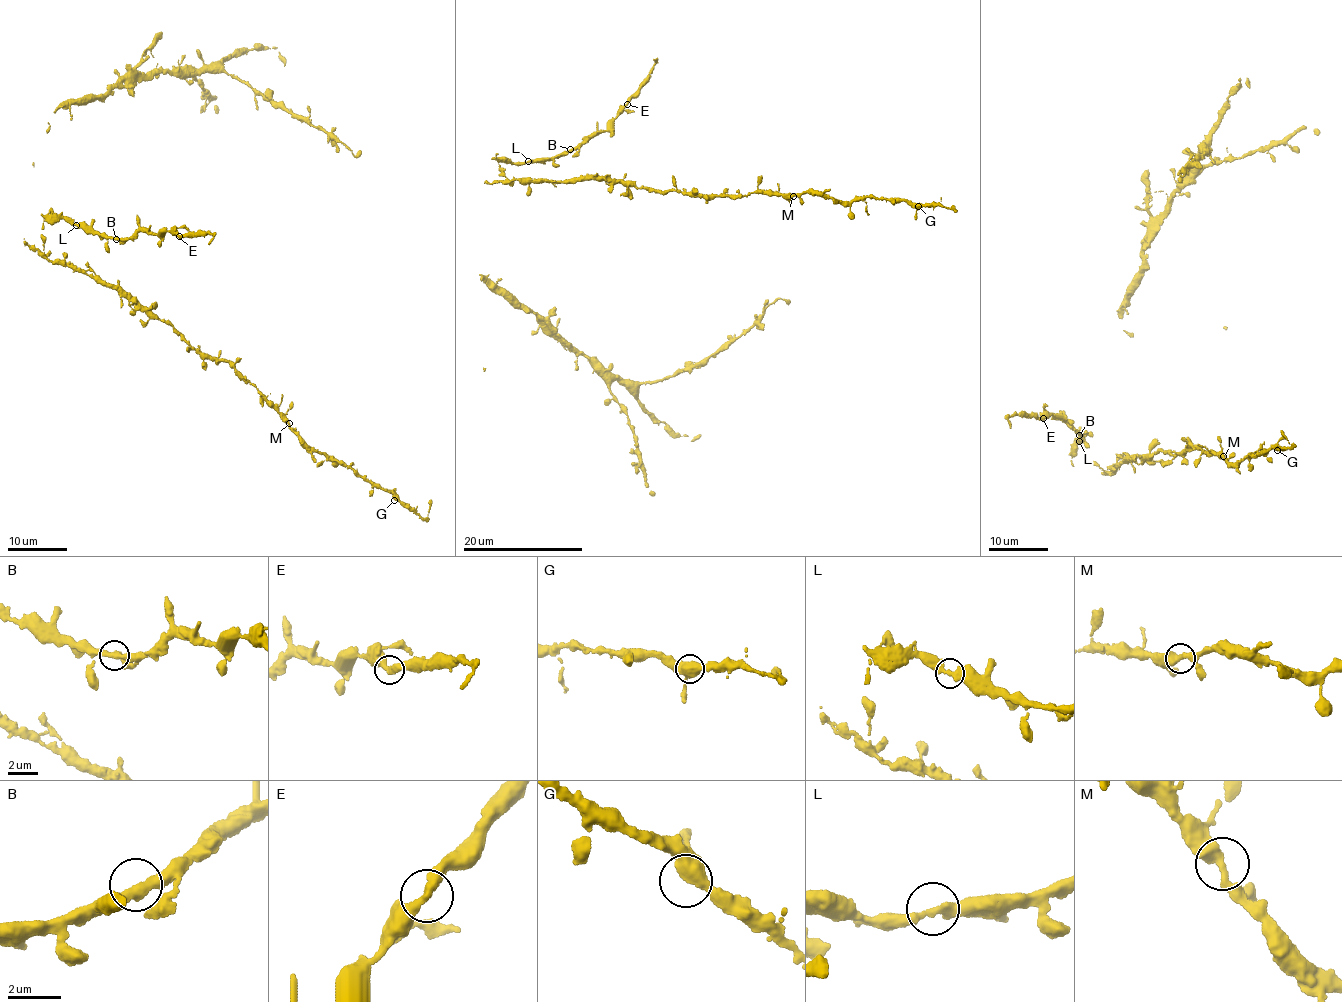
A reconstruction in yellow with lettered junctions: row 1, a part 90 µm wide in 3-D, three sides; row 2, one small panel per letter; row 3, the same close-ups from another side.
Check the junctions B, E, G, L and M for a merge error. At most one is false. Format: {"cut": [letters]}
{"cut": []}

